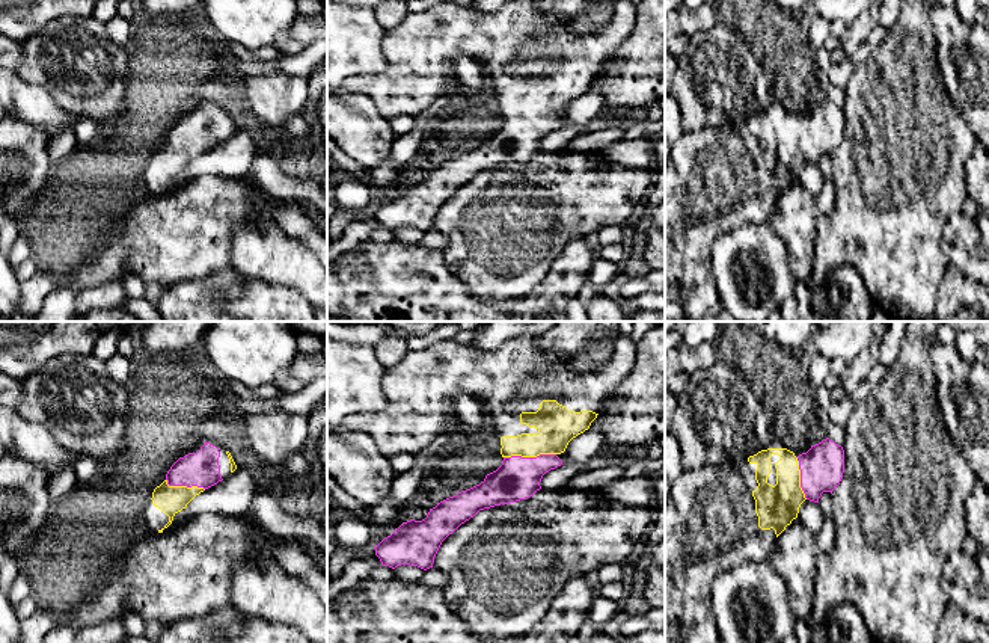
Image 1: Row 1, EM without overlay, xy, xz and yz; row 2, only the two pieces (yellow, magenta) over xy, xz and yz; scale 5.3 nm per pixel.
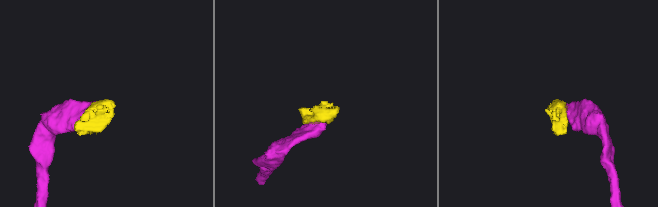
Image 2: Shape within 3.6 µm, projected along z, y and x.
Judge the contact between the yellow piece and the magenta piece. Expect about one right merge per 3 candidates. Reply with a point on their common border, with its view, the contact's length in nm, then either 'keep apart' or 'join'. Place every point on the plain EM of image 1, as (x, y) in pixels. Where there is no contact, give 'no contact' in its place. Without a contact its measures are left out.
xz (529, 118) | 280 nm | join

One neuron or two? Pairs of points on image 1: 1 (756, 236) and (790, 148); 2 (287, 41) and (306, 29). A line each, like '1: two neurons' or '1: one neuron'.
1: two neurons
2: one neuron

